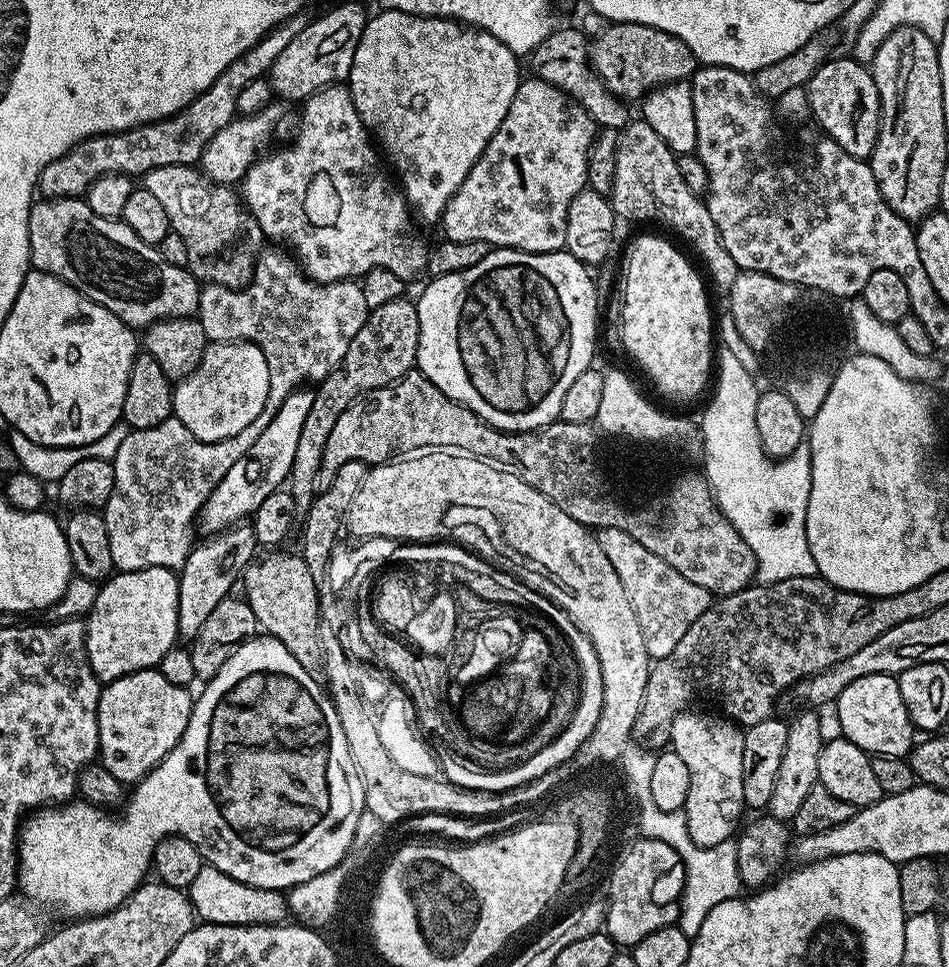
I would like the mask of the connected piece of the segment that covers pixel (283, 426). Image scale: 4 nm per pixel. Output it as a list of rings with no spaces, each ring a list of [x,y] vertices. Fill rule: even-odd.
[[[301,386],[288,395],[278,414],[274,414],[270,426],[266,426],[266,430],[258,434],[258,442],[254,442],[254,446],[250,446],[250,450],[246,450],[246,454],[242,454],[238,462],[234,462],[234,466],[227,470],[226,476],[209,494],[198,515],[198,524],[205,528],[205,533],[225,532],[251,517],[258,510],[258,506],[262,506],[264,499],[287,481],[294,466],[294,453],[298,451],[298,438],[302,435],[306,414],[310,414],[310,406],[314,406],[315,391],[307,392],[308,390]]]

